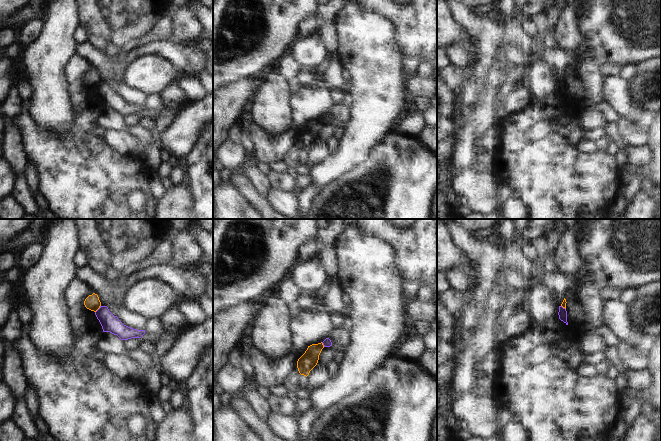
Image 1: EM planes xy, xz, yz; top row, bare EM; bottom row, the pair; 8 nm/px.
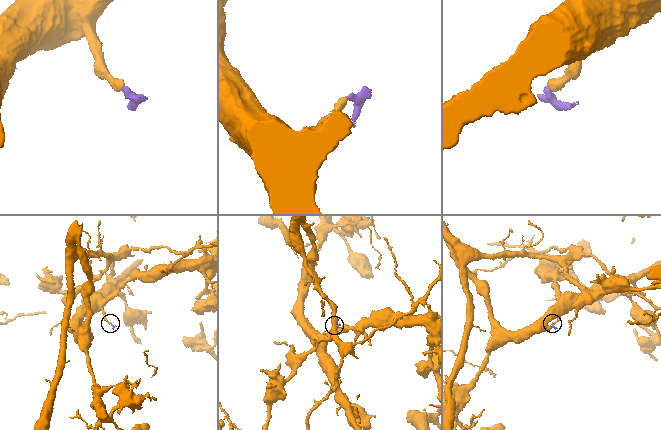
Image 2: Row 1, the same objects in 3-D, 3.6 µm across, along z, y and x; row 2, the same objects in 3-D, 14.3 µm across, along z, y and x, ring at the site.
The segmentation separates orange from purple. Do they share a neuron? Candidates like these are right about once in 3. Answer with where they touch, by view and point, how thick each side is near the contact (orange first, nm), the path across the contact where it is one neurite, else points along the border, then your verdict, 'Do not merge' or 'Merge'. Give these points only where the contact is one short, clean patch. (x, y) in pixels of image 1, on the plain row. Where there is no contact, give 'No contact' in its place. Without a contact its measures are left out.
Touches orange at xy (98, 84). Thickness 120 nm (orange) against 140 nm. Boundary: xy (100, 81), (95, 88). Do not merge

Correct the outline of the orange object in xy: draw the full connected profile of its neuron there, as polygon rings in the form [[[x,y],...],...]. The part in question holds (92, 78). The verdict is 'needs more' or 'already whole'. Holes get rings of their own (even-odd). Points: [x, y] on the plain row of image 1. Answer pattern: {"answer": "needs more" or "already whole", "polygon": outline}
{"answer": "already whole", "polygon": [[[93,69],[85,75],[84,81],[87,85],[96,88],[100,84],[101,78],[98,71]]]}

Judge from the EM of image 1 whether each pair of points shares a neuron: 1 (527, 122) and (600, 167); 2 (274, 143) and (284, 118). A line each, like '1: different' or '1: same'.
1: same
2: different

